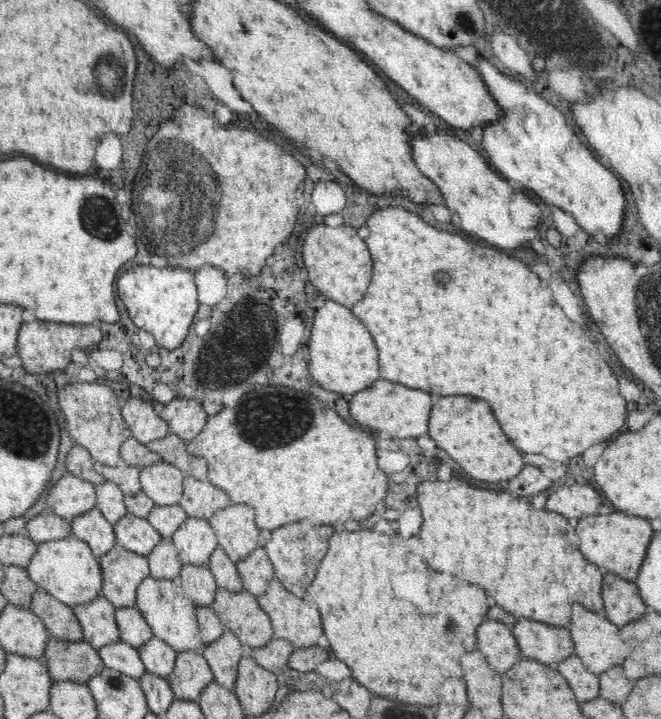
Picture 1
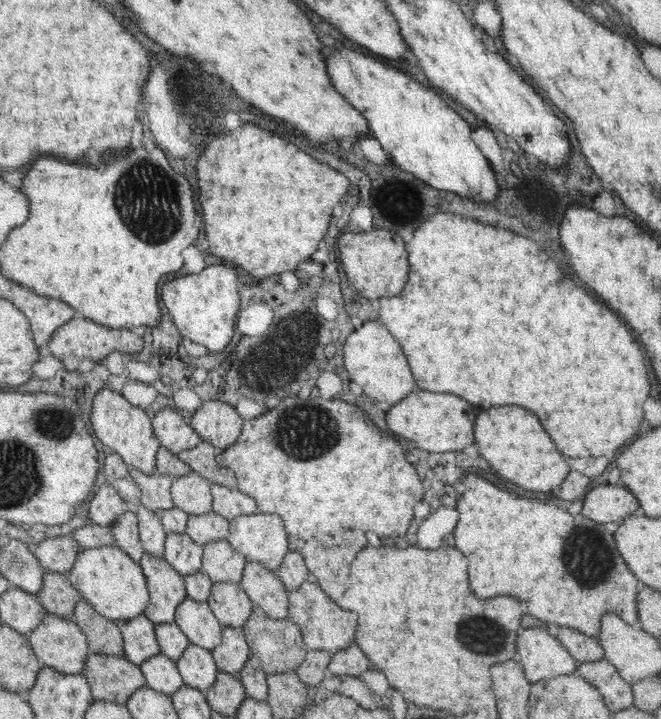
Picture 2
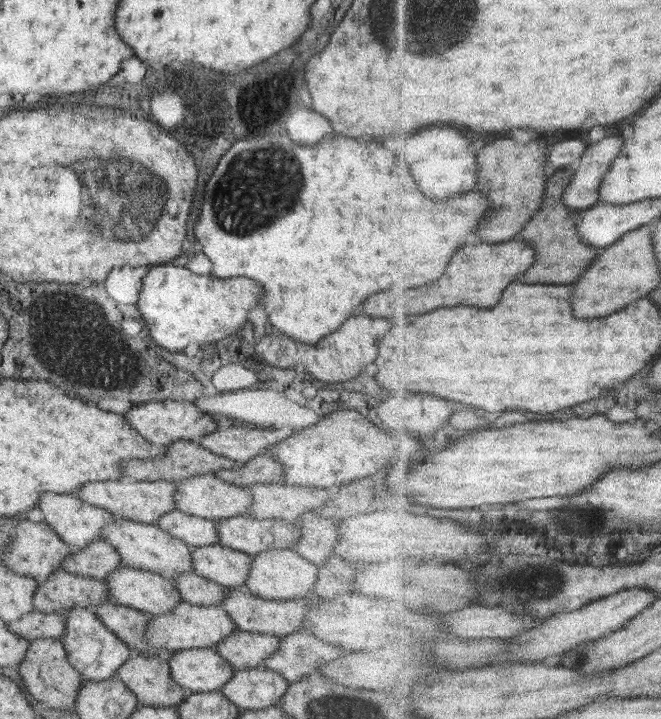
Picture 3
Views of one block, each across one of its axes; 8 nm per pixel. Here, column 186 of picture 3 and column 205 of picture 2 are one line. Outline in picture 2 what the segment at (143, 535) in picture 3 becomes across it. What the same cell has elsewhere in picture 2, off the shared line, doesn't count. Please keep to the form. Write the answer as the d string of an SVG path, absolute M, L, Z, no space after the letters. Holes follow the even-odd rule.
M227 539L203 545L202 568L212 582L240 583L246 563L245 557L234 550Z

